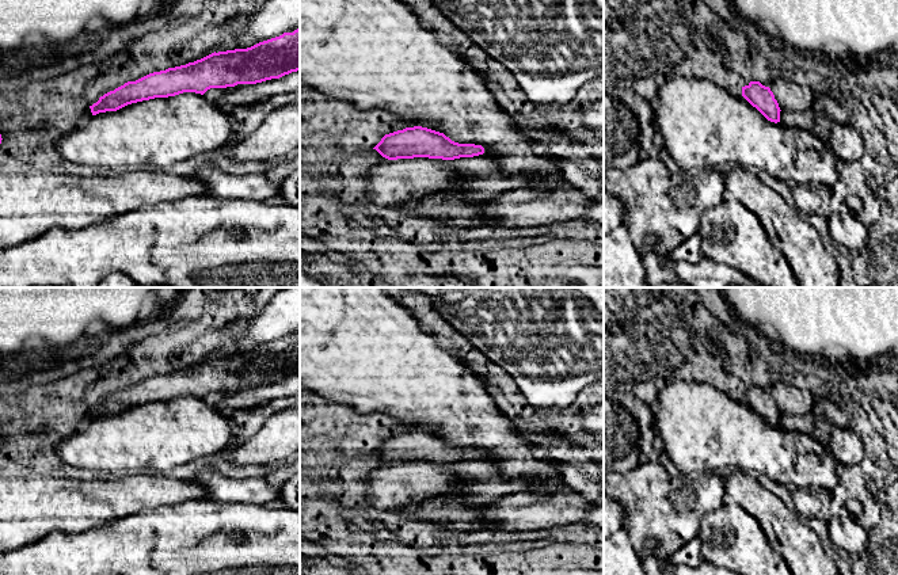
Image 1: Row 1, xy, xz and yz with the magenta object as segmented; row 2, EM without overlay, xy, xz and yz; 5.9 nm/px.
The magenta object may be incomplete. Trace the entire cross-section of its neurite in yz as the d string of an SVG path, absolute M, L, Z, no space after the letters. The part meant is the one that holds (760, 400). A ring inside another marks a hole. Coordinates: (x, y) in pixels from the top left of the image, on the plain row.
M750 385L742 391L742 400L756 411L768 424L780 426L780 411L769 391L760 385Z

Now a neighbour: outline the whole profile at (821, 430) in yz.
M813 412L807 415L781 414L780 426L787 431L796 431L813 437L826 452L834 429L829 422L818 419Z

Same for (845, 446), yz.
M849 427L833 429L827 452L845 467L857 465L864 458L863 442Z

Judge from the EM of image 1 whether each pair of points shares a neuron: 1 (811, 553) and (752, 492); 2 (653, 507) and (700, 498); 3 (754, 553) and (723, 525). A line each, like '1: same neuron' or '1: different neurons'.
1: same neuron
2: same neuron
3: same neuron

